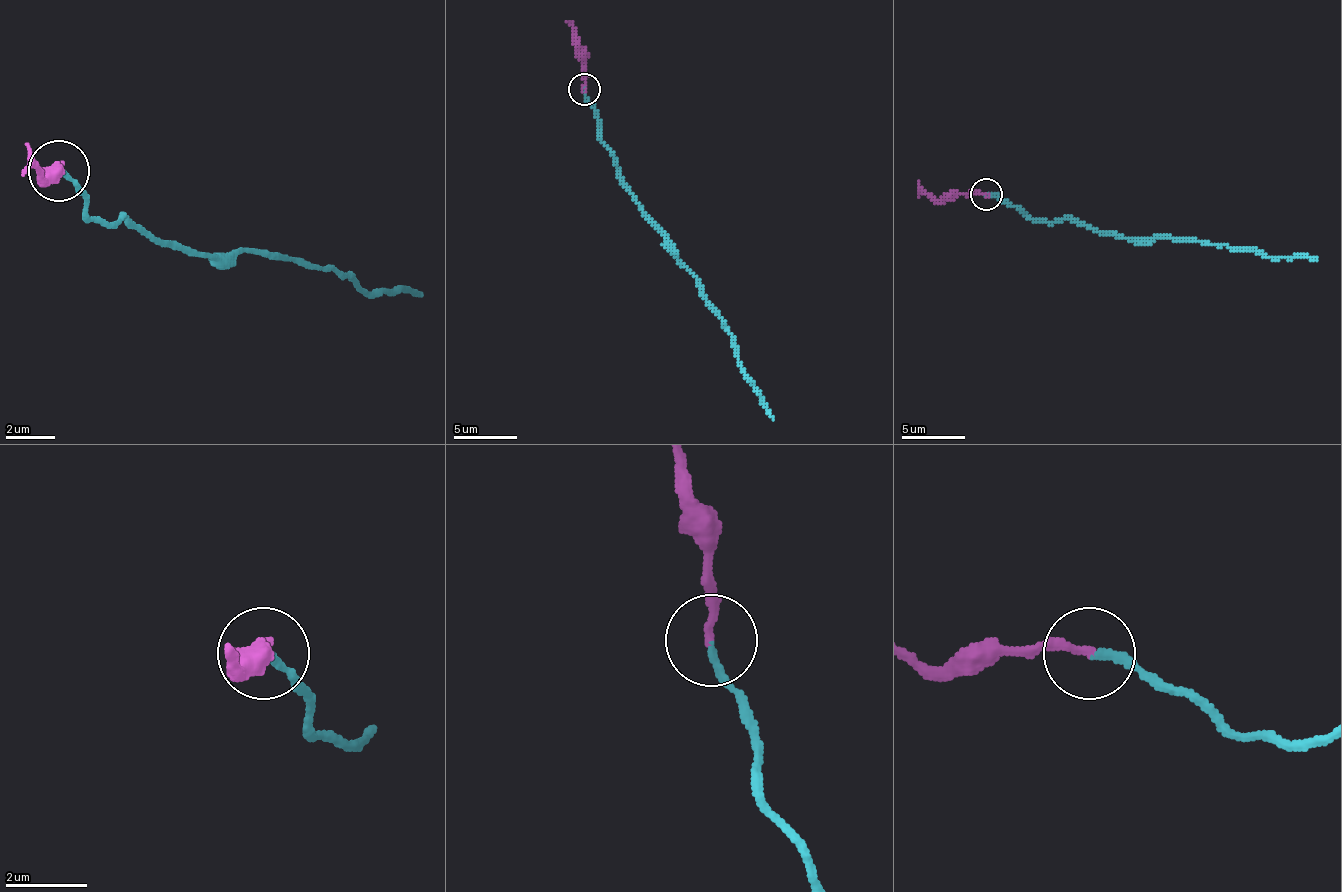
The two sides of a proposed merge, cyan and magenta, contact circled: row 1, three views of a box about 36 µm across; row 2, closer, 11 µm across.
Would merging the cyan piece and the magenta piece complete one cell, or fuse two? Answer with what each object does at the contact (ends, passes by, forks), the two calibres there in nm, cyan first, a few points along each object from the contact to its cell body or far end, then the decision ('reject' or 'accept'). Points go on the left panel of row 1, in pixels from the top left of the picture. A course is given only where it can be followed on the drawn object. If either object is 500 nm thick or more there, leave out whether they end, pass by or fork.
cyan ends there; magenta ends there; 200 nm thick on the cyan side, 240 nm on the other; cyan runs (60, 175), (78, 193), (90, 217), (127, 224), (194, 254), (286, 254), (341, 272), (359, 291), (420, 297); magenta runs (60, 169), (47, 181), (23, 144); accept

